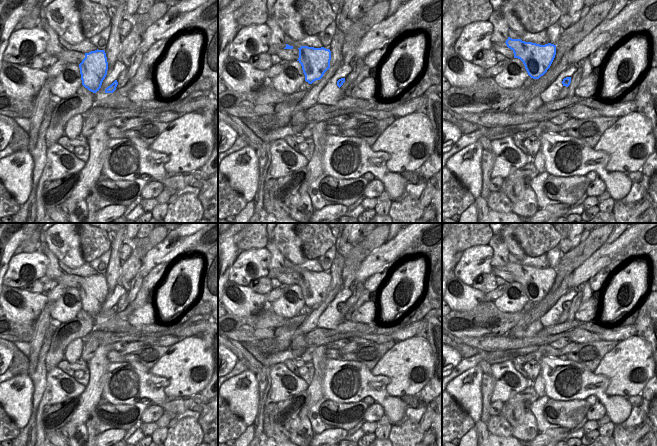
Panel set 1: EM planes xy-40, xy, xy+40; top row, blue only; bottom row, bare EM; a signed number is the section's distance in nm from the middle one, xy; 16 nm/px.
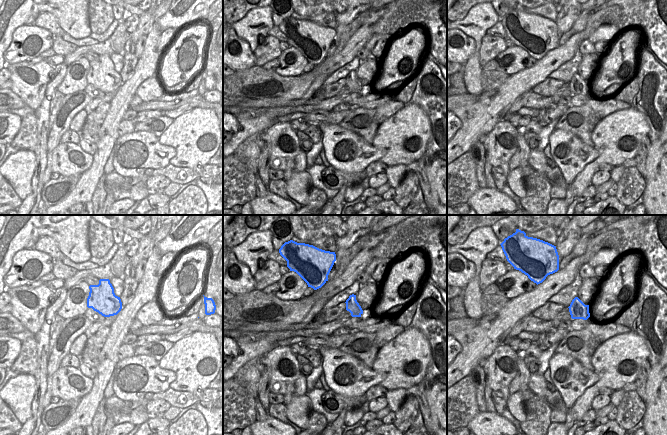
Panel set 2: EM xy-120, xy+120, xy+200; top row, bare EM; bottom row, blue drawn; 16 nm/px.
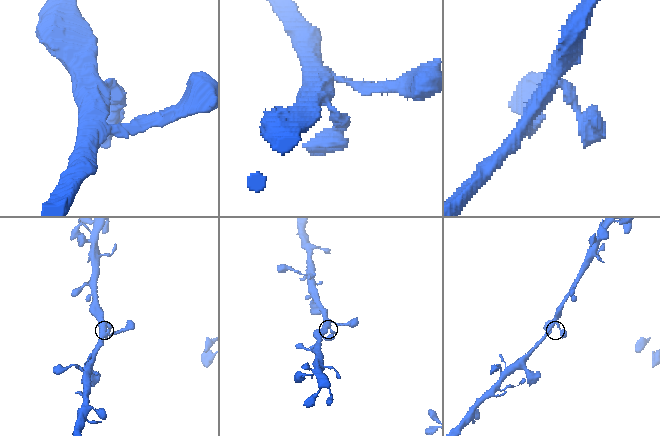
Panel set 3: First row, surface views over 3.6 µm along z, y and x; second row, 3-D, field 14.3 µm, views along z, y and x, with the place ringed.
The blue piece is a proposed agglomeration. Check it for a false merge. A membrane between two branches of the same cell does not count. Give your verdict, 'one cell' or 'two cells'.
one cell

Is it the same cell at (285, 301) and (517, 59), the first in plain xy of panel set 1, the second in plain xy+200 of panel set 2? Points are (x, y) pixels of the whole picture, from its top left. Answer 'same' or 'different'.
same

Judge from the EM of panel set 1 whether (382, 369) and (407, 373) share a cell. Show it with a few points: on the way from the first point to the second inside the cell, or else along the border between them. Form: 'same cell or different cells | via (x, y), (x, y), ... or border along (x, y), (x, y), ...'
same cell | via (388, 369), (401, 369)

